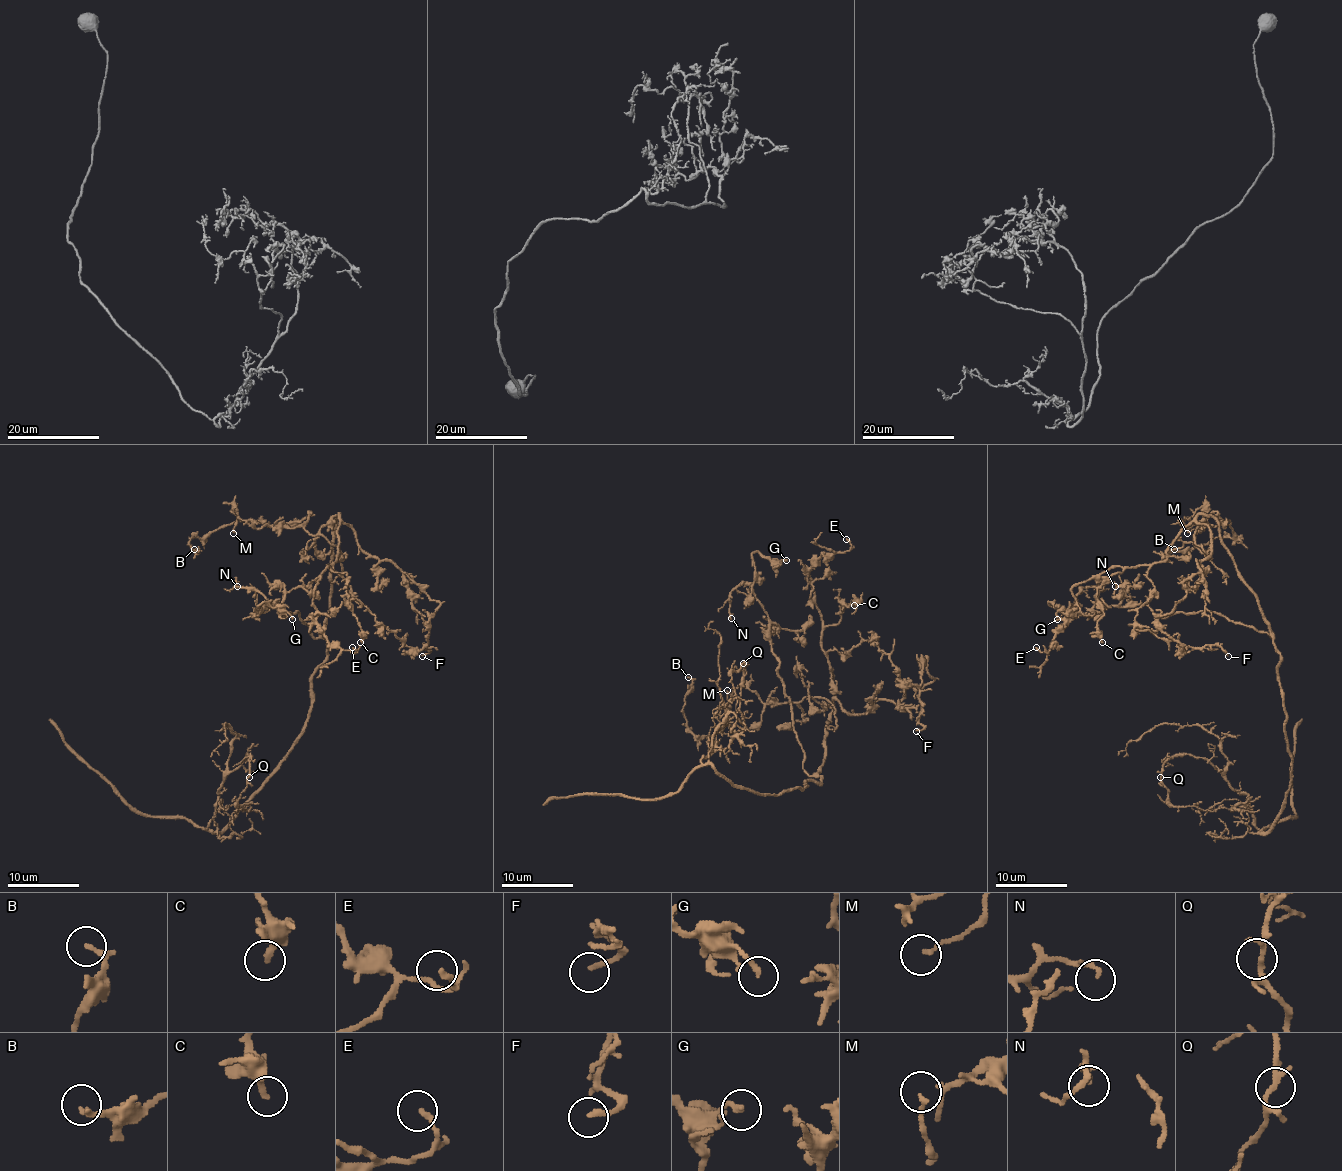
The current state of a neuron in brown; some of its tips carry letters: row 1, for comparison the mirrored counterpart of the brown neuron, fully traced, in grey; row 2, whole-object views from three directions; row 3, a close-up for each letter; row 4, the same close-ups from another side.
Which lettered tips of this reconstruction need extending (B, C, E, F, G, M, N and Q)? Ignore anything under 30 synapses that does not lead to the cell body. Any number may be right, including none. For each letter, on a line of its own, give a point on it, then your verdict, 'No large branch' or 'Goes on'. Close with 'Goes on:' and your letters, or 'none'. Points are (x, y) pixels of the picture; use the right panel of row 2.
B: Place: (1174, 549). No large branch
C: Place: (1102, 642). No large branch
E: Place: (1036, 647). No large branch
F: Place: (1228, 656). No large branch
G: Place: (1057, 619). No large branch
M: Place: (1187, 533). No large branch
N: Place: (1115, 586). No large branch
Q: Place: (1160, 777). No large branch
Goes on: none

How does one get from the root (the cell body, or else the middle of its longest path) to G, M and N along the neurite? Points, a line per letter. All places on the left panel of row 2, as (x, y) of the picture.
G: (325, 658), (326, 642), (298, 612), (285, 617), (276, 604), (258, 615), (258, 606), (292, 619)
M: (325, 658), (330, 547), (337, 515), (310, 534), (301, 527), (249, 525), (237, 509), (233, 533)
N: (325, 658), (326, 642), (298, 612), (285, 617), (276, 604), (258, 615), (265, 599), (237, 586)

